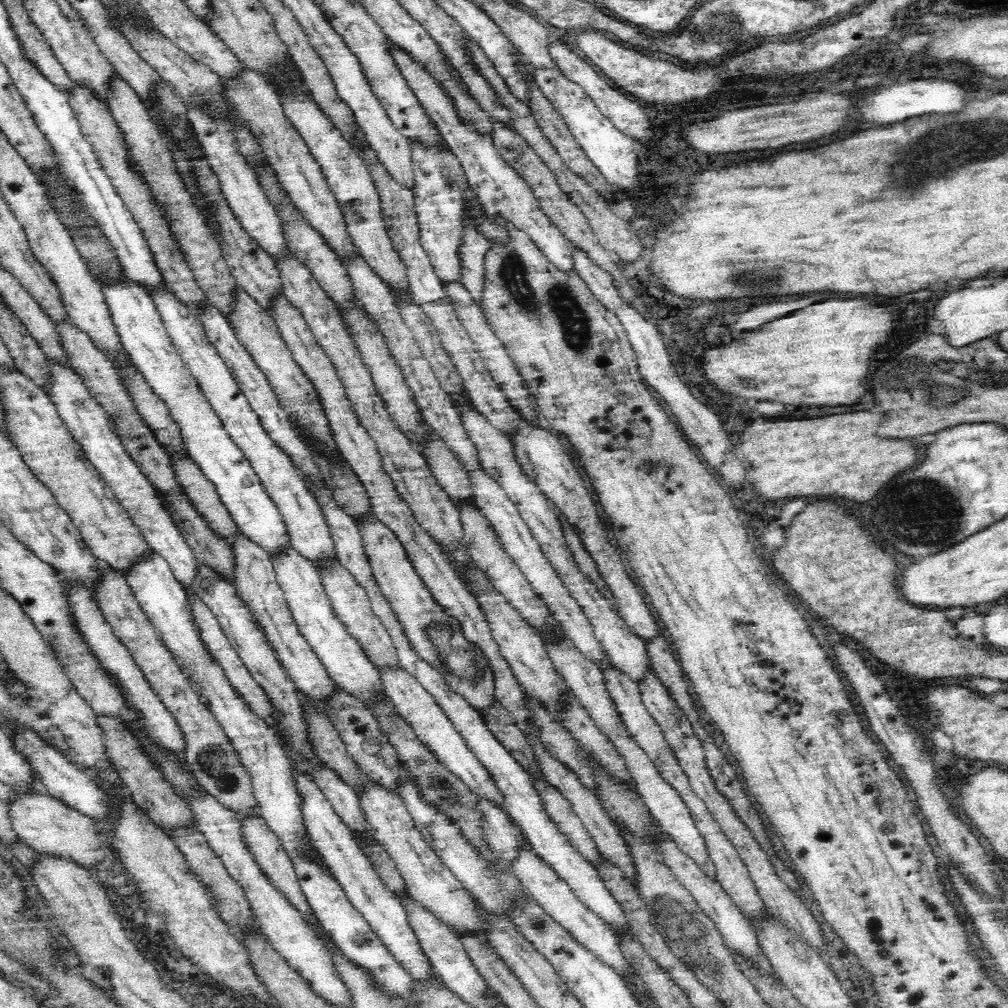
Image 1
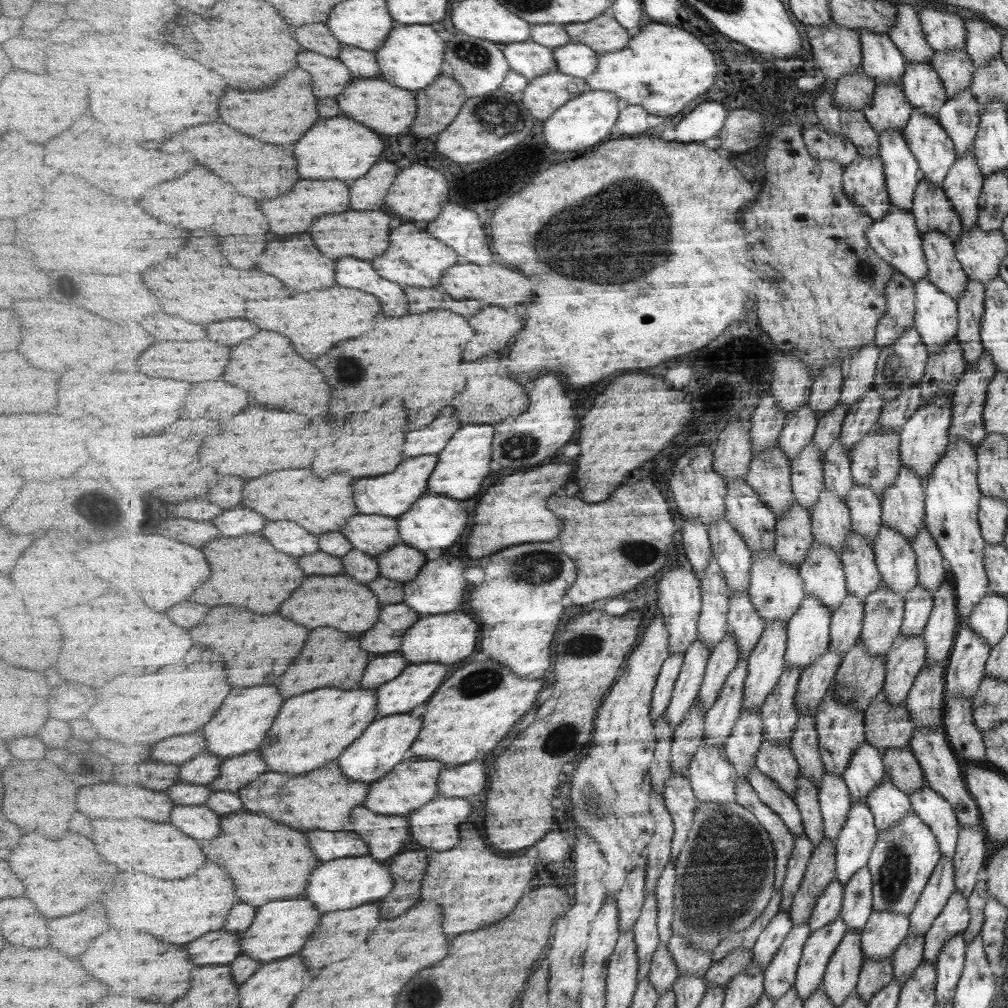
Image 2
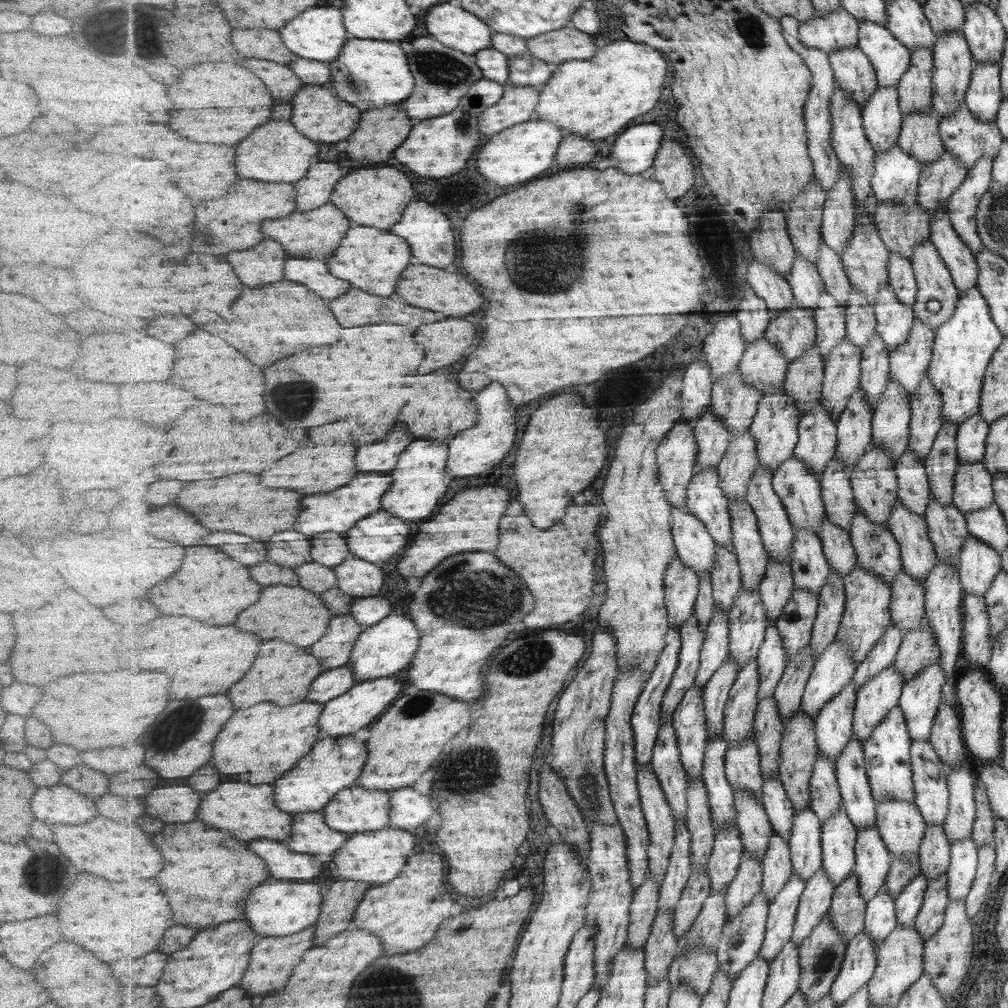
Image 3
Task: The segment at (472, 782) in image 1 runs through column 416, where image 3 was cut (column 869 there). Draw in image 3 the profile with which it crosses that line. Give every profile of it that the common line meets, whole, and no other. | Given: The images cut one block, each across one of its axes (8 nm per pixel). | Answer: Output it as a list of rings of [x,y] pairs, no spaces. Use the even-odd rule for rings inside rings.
[[[893,664],[858,689],[854,712],[854,736],[863,744],[900,703],[904,684],[903,674],[899,674]]]

